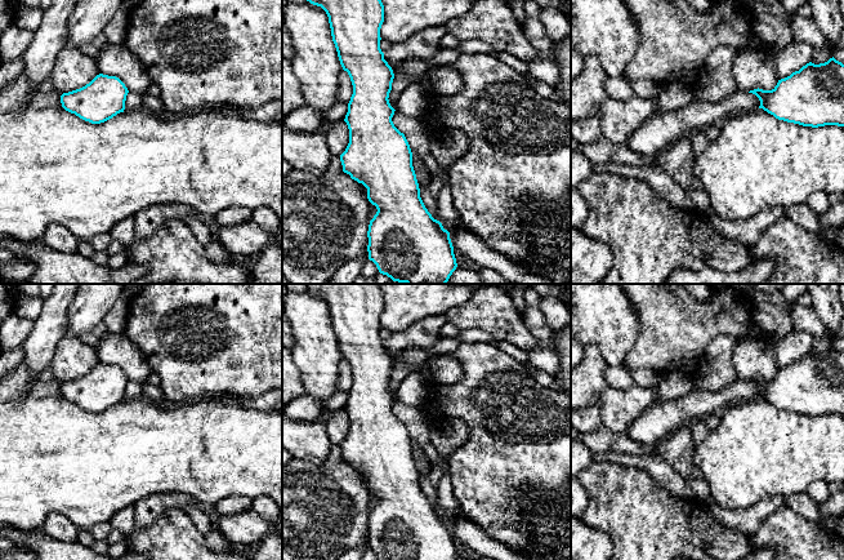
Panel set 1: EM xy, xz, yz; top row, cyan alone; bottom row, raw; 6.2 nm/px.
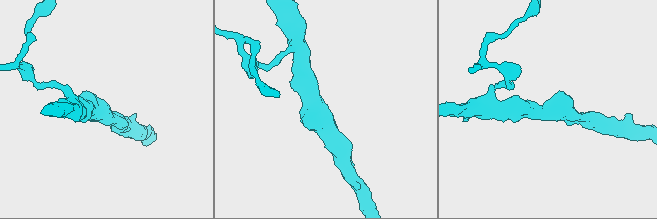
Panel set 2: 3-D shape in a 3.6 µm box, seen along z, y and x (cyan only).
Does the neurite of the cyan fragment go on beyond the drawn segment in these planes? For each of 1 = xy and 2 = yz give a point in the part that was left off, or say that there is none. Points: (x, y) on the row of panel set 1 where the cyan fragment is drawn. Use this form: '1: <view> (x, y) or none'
1: none
2: none

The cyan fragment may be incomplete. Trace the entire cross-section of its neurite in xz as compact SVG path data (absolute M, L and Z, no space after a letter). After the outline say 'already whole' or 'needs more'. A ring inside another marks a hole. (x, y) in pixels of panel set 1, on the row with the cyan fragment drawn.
M381 0L307 1L326 12L340 65L353 85L344 119L349 129L349 143L340 155L340 161L343 172L367 188L367 199L378 209L367 231L369 259L393 281L446 284L457 267L450 232L425 208L410 145L392 121L396 110L388 98L394 74L380 49L384 5Z | already whole

